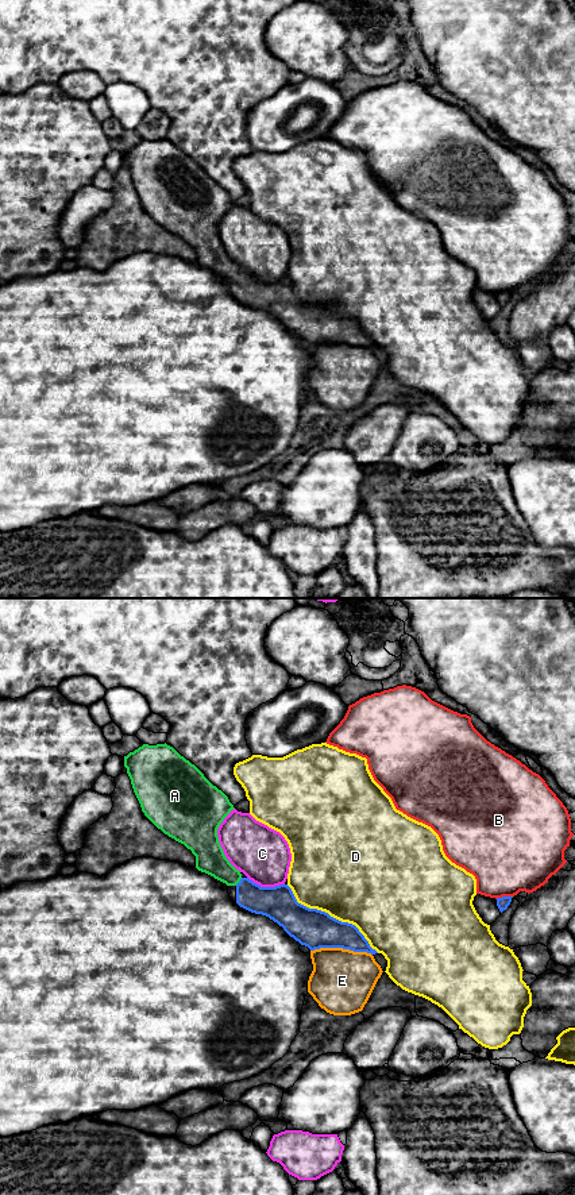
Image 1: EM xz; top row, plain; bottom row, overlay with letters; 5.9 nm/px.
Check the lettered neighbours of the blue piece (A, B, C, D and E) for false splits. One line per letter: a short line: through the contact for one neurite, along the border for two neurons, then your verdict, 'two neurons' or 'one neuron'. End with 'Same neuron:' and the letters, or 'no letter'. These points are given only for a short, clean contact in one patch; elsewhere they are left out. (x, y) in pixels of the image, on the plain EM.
A: line xz (276, 297), (257, 295), (239, 277), (209, 251); one neuron
B: two neurons
C: two neurons
D: two neurons
E: two neurons
Same neuron: A

